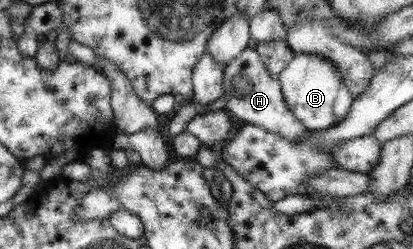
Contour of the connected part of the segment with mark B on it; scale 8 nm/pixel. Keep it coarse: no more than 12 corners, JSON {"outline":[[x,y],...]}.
{"outline":[[294,54],[277,78],[307,131],[328,129],[353,98],[322,56]]}

